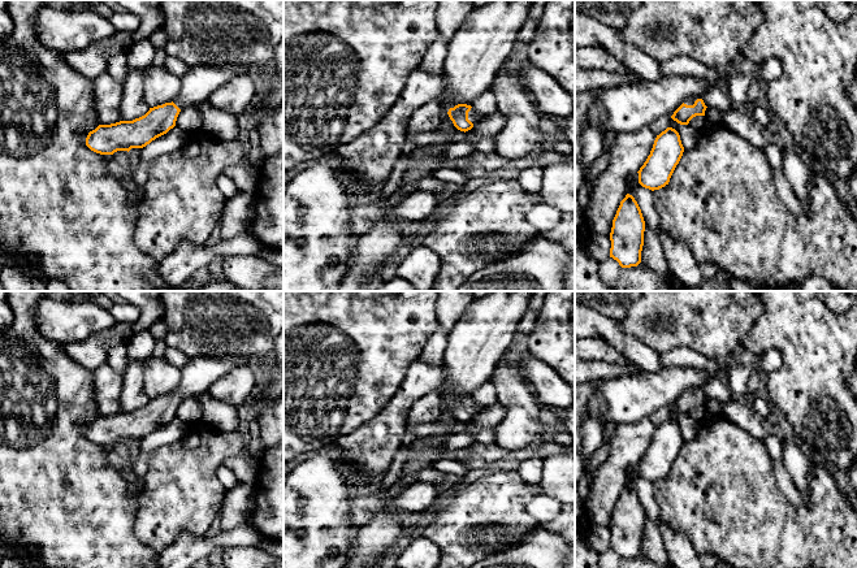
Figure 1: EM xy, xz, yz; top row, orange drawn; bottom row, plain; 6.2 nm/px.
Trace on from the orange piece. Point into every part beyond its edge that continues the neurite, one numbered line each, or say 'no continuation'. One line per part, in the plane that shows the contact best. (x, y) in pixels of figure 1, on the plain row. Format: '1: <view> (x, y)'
1: xz (474, 408)

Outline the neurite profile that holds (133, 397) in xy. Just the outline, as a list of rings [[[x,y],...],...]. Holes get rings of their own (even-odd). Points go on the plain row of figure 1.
[[[137,360],[126,368],[121,391],[121,412],[133,412],[150,402],[144,390],[143,365],[143,360]]]

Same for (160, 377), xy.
[[[147,359],[143,374],[144,390],[150,399],[174,393],[181,382],[181,370],[165,359]]]

